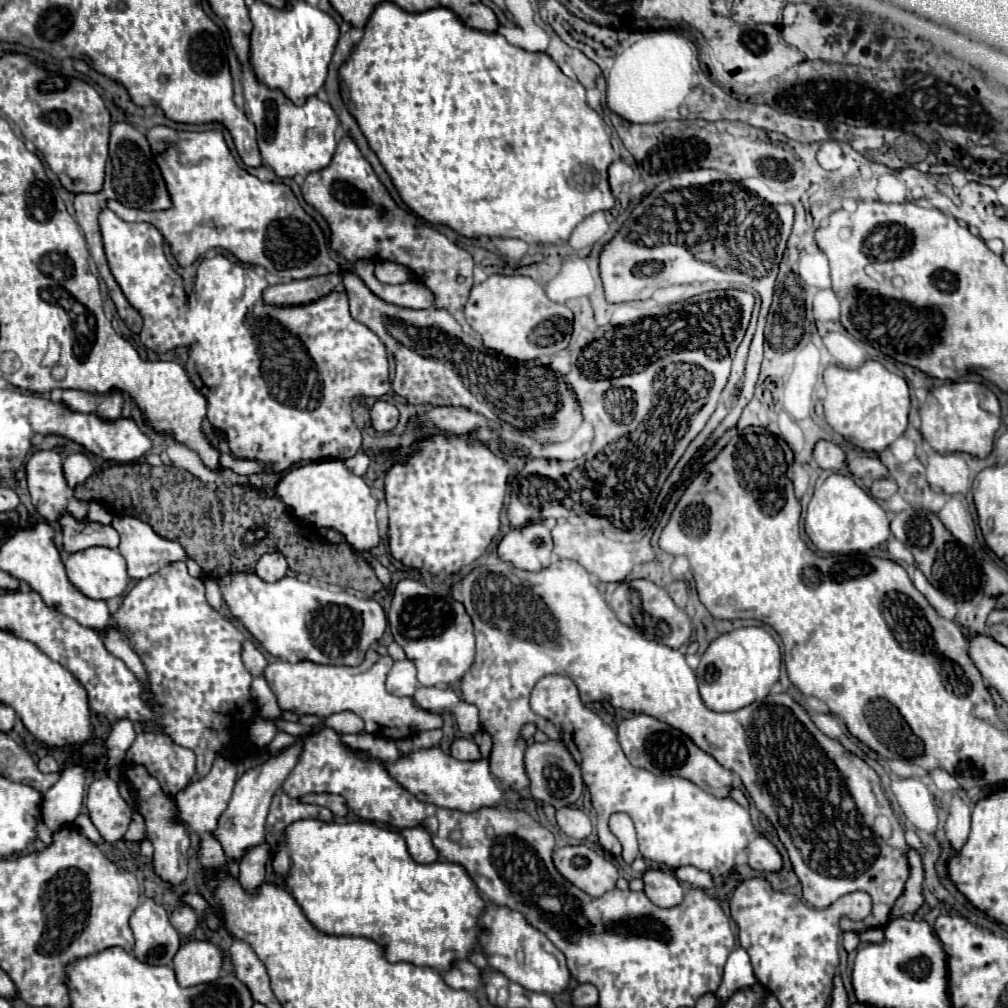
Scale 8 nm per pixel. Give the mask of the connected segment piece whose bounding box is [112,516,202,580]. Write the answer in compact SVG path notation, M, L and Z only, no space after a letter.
M116 516L112 520L112 526L118 530L120 534L120 546L118 546L118 552L126 558L128 562L128 574L130 578L136 578L136 580L142 580L142 578L148 578L150 574L154 574L156 570L160 570L162 566L170 564L170 562L176 562L176 560L182 560L186 562L188 566L188 572L192 576L200 576L202 570L200 566L184 552L184 548L180 544L176 544L176 540L164 540L160 534L156 534L152 530L150 524L144 524L142 520L136 520L134 516Z

